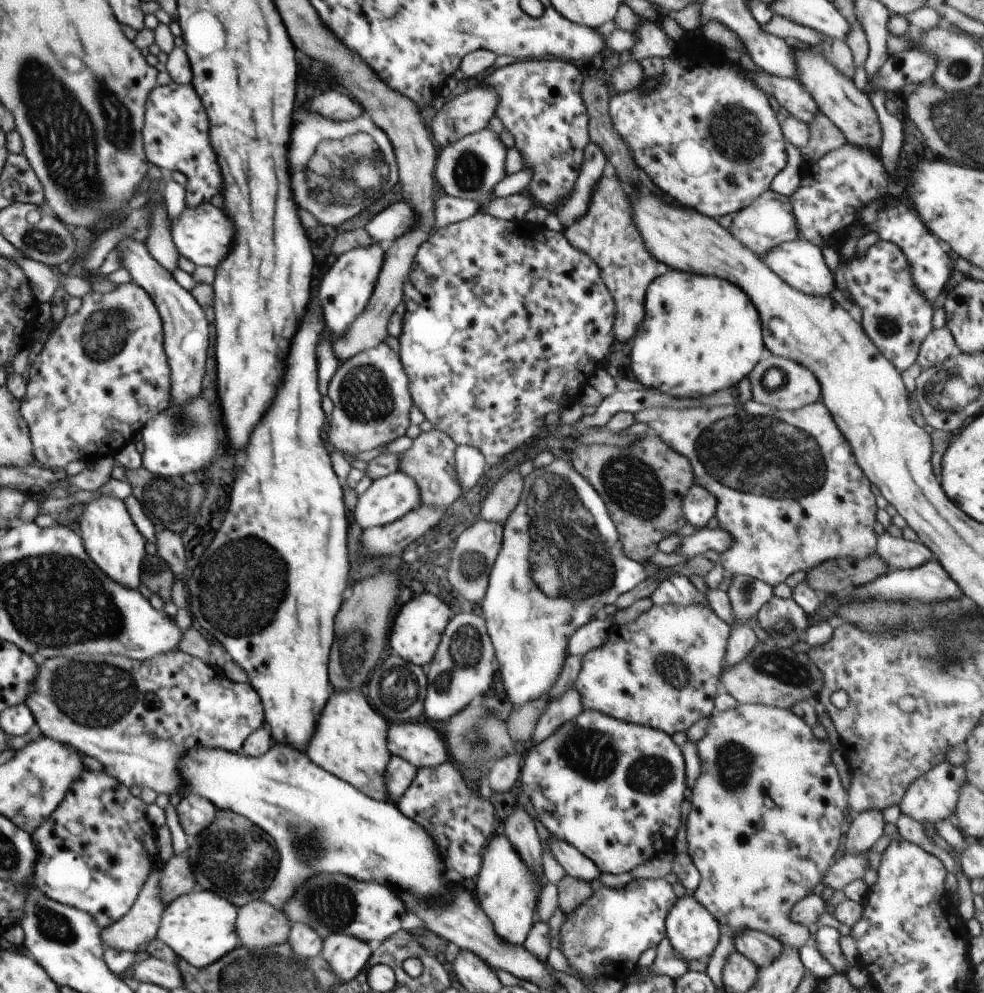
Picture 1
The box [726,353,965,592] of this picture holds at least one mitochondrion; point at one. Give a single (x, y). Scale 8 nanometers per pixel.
(775, 379)

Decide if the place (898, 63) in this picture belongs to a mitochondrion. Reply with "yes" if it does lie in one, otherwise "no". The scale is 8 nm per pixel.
no

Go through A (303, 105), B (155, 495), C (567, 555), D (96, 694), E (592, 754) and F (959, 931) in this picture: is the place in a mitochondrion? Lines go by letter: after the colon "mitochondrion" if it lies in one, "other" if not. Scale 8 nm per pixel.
A: other
B: mitochondrion
C: mitochondrion
D: mitochondrion
E: mitochondrion
F: other

